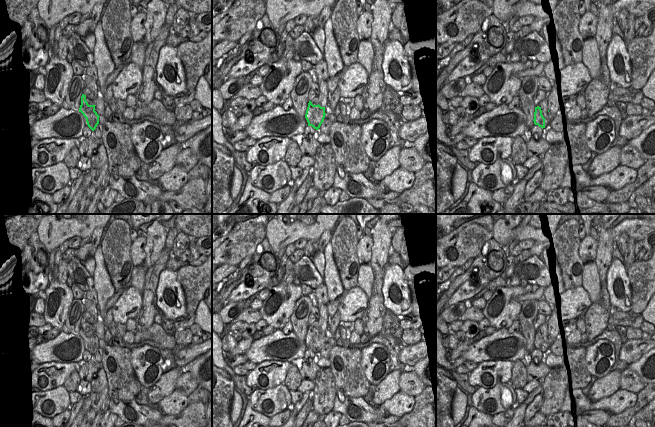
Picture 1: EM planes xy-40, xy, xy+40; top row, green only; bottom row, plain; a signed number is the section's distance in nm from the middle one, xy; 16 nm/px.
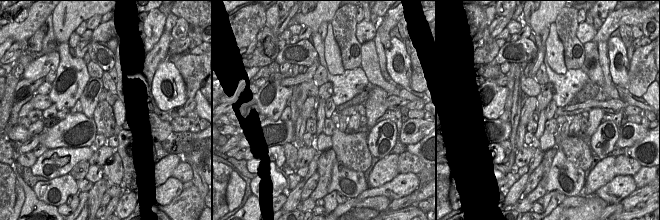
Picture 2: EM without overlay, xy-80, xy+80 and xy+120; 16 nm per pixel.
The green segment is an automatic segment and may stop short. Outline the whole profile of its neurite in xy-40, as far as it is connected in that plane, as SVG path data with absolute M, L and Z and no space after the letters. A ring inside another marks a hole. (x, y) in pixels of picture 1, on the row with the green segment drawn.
M82 94L79 112L86 118L87 125L92 131L94 131L99 124L100 117L95 111L95 106L96 105L89 105L86 101L86 95Z

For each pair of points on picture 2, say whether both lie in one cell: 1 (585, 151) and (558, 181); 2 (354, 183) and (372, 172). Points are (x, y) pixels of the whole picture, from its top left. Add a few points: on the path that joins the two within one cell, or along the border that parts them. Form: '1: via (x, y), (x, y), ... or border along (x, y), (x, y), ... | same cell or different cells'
1: border along (557, 148), (560, 146), (565, 157), (584, 171) | different cells
2: border along (364, 176), (366, 189) | different cells

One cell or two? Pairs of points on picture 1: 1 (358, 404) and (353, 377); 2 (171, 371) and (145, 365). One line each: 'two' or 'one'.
1: two
2: two

